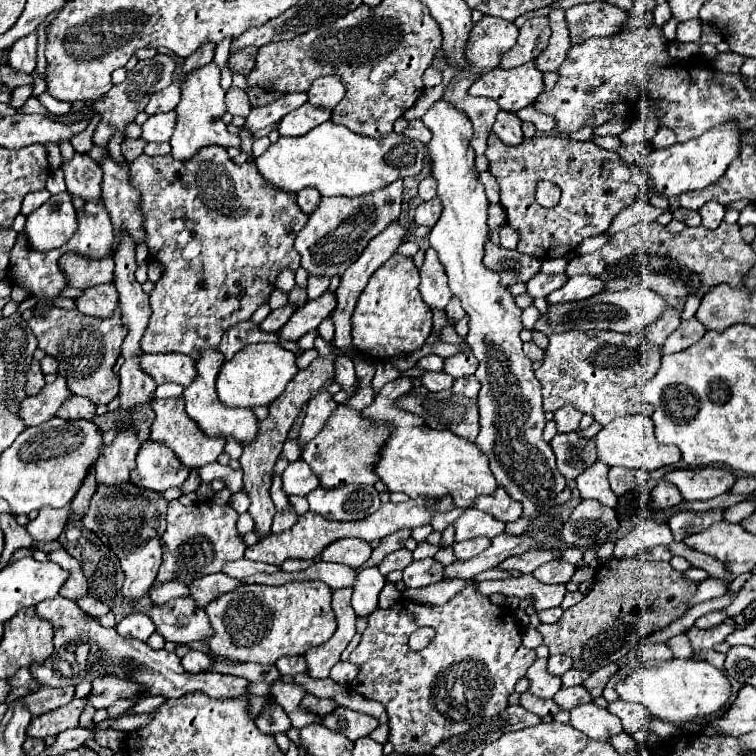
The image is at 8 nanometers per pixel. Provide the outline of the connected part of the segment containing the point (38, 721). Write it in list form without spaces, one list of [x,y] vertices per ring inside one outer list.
[[[88,698],[82,700],[72,700],[70,704],[52,710],[48,714],[36,716],[30,722],[30,728],[26,730],[28,736],[32,738],[46,738],[46,736],[58,736],[60,732],[68,728],[78,728],[80,726],[80,714],[82,708],[88,704]]]

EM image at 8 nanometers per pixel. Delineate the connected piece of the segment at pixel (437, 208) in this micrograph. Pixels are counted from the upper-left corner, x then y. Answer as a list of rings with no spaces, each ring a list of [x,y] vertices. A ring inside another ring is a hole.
[[[432,198],[428,202],[422,202],[416,208],[416,216],[414,222],[416,224],[424,224],[424,226],[432,226],[438,222],[438,216],[442,214],[442,202],[438,198]]]

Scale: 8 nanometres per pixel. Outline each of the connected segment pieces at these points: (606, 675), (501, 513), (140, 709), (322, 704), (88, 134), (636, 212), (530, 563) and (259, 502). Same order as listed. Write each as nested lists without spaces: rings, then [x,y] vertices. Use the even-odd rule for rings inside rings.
[[[608,664],[608,666],[600,668],[598,672],[594,672],[586,682],[582,682],[582,686],[590,692],[592,698],[598,698],[598,696],[602,696],[604,686],[608,684],[608,680],[612,678],[614,672],[618,672],[618,666],[616,664]]]
[[[496,488],[488,496],[478,496],[474,502],[474,508],[478,508],[502,522],[514,522],[522,514],[522,504],[516,504],[516,500],[506,496],[506,492],[502,488]]]
[[[142,696],[138,702],[133,706],[130,712],[126,712],[122,716],[132,715],[132,714],[142,714],[150,713],[154,711],[160,704],[162,704],[166,699],[163,696]]]
[[[307,694],[300,703],[301,709],[310,710],[319,716],[332,713],[336,707],[335,701],[326,698],[317,698],[312,694]]]
[[[92,118],[90,120],[90,124],[88,124],[88,128],[84,130],[84,132],[78,132],[78,134],[74,134],[72,138],[70,138],[70,142],[72,142],[72,146],[74,146],[74,150],[76,152],[90,152],[90,148],[92,148],[92,134],[94,134],[94,128],[96,128],[96,118]]]
[[[640,198],[640,200],[636,200],[634,204],[630,204],[630,208],[622,210],[622,212],[614,218],[608,234],[616,234],[616,232],[620,232],[620,230],[624,230],[624,228],[628,228],[628,226],[632,226],[632,224],[638,224],[638,222],[654,222],[662,212],[664,212],[664,210],[652,206],[648,198]]]
[[[530,550],[524,552],[522,556],[512,556],[506,562],[500,564],[502,570],[520,570],[522,574],[530,574],[534,572],[540,564],[544,562],[552,562],[554,558],[560,558],[560,550]]]
[[[334,348],[334,352],[330,356],[318,356],[316,360],[312,360],[312,364],[306,370],[300,370],[294,380],[290,380],[290,384],[286,386],[286,392],[274,402],[270,404],[270,414],[258,424],[258,442],[254,444],[244,444],[244,452],[240,456],[240,464],[244,470],[244,490],[248,492],[252,504],[250,504],[250,514],[256,522],[256,532],[260,538],[264,538],[266,534],[270,534],[270,524],[274,518],[274,502],[270,498],[270,484],[272,484],[272,470],[274,464],[282,452],[282,444],[288,438],[288,430],[292,426],[292,422],[296,420],[296,416],[300,414],[300,408],[304,402],[308,402],[312,398],[314,392],[320,392],[320,388],[334,376],[334,356],[340,354],[350,354],[356,356],[356,348],[348,348],[348,350],[340,350]]]

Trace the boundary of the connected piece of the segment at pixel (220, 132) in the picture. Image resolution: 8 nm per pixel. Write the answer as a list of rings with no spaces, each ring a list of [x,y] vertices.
[[[214,62],[196,68],[194,72],[190,72],[190,76],[186,76],[182,84],[182,100],[178,102],[174,112],[176,112],[176,128],[170,146],[176,160],[188,160],[208,144],[220,144],[220,146],[240,144],[240,136],[230,134],[226,124],[222,122],[222,116],[226,114],[226,104],[224,104],[224,90],[220,88],[220,68]]]

